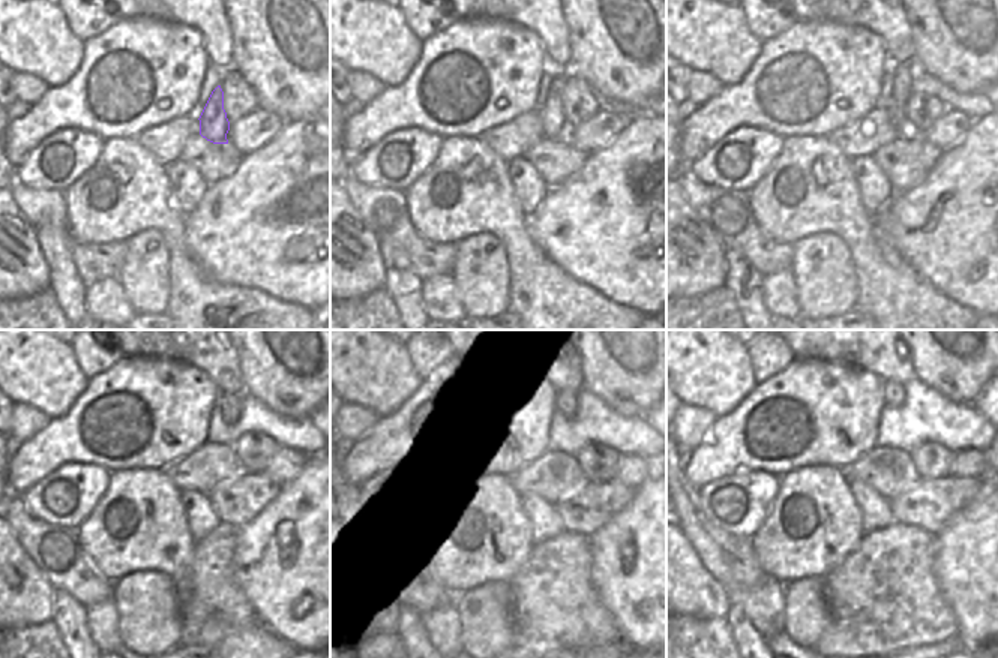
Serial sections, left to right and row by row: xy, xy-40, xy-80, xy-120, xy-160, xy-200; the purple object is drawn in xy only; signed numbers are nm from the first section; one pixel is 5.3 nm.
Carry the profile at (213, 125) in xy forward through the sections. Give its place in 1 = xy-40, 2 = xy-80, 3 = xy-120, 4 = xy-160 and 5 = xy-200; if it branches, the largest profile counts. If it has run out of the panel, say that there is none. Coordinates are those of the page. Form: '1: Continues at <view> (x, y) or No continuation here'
1: Continues at xy-40 (554, 126)
2: Continues at xy-80 (902, 72)
3: Continues at xy-120 (230, 403)
4: Continues at xy-160 (563, 399)
5: Continues at xy-200 (893, 393).

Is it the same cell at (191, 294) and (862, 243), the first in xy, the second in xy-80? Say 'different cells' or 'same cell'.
same cell

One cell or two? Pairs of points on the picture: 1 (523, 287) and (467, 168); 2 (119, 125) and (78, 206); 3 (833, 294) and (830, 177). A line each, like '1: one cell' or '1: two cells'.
1: one cell
2: two cells
3: two cells

